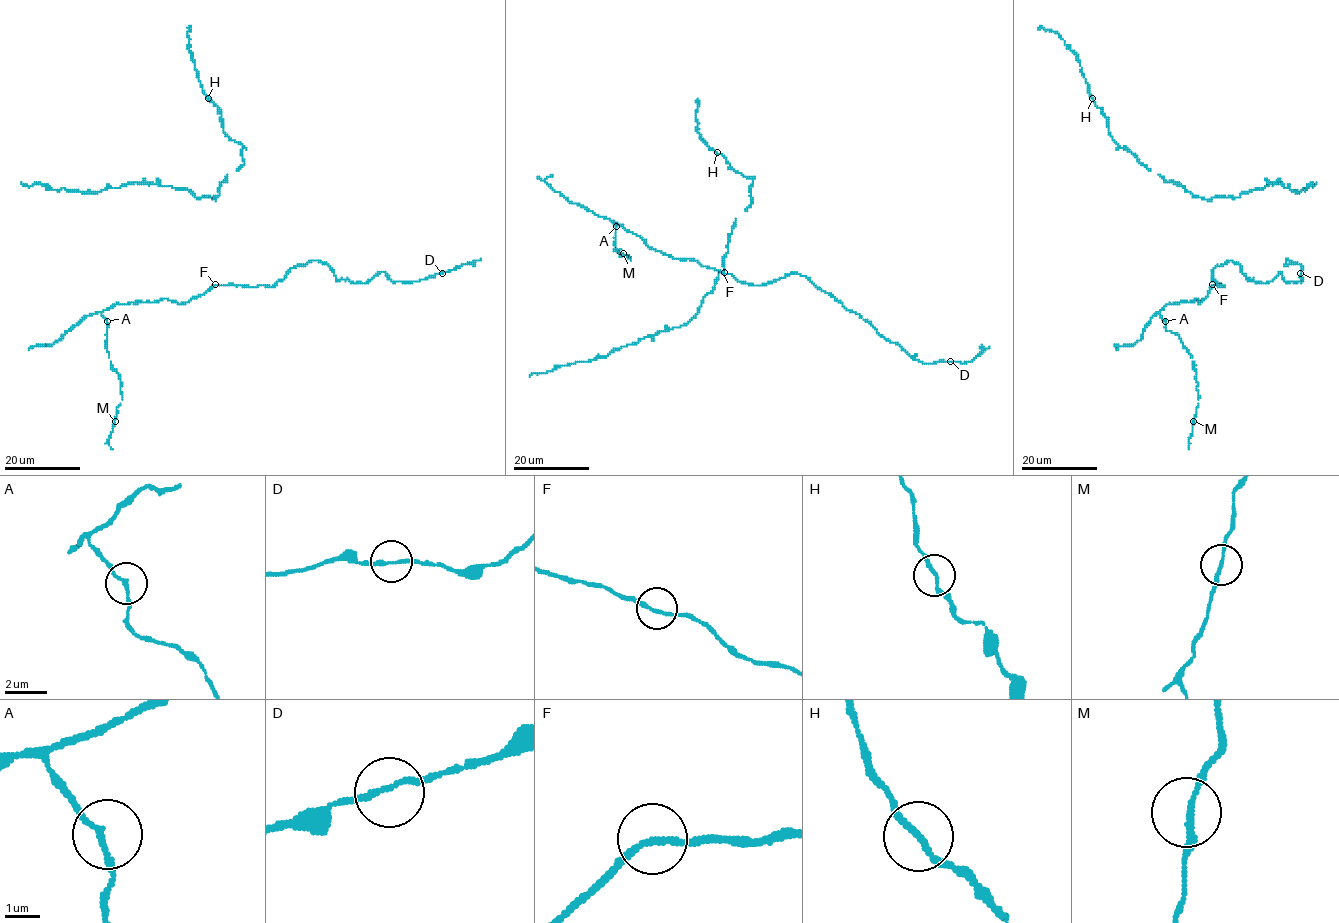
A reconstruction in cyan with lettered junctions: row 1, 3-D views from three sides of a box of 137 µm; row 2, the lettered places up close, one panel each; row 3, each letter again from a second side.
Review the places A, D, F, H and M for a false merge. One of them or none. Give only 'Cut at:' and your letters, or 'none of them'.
Cut at: none of them

